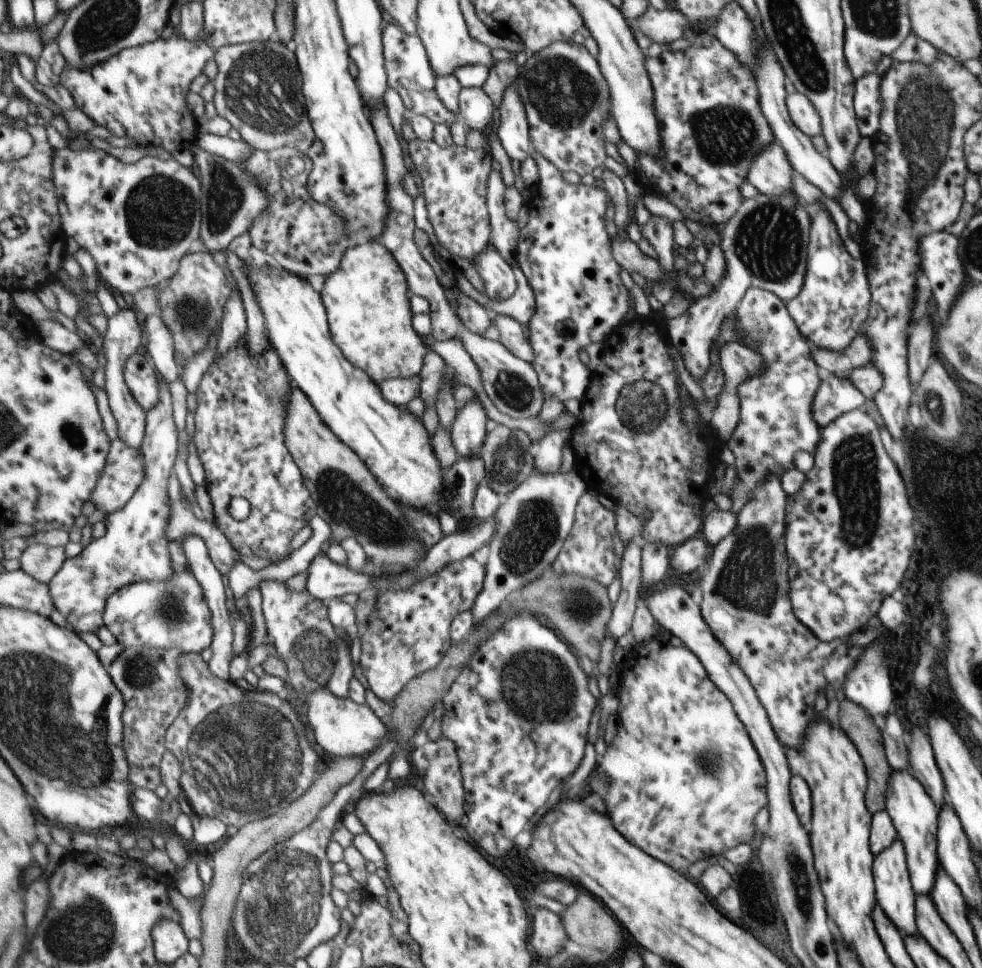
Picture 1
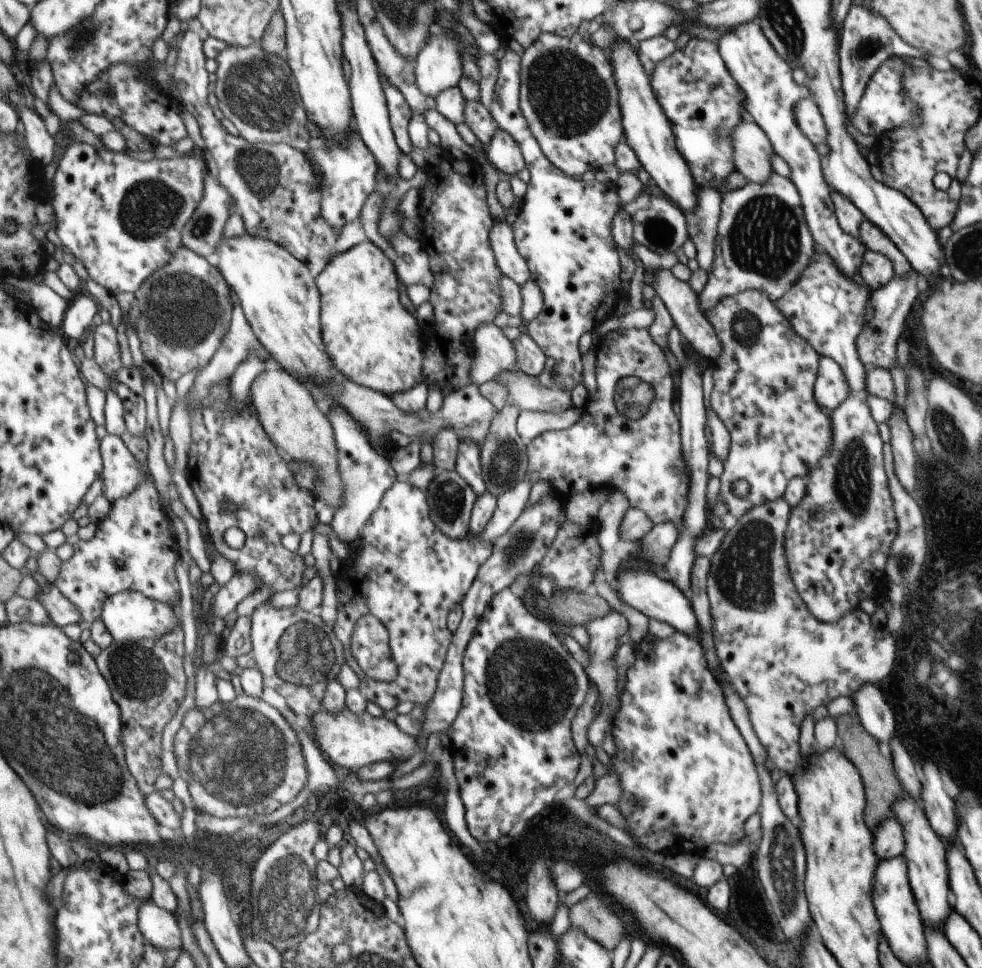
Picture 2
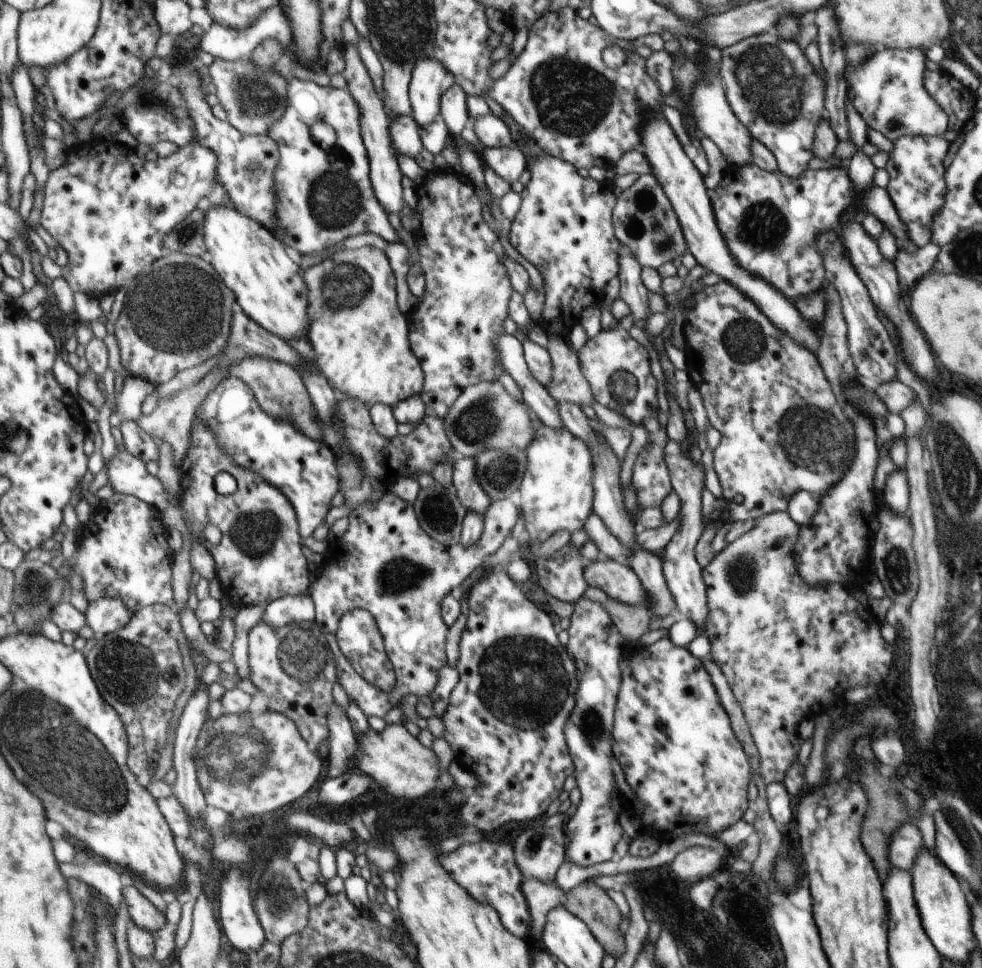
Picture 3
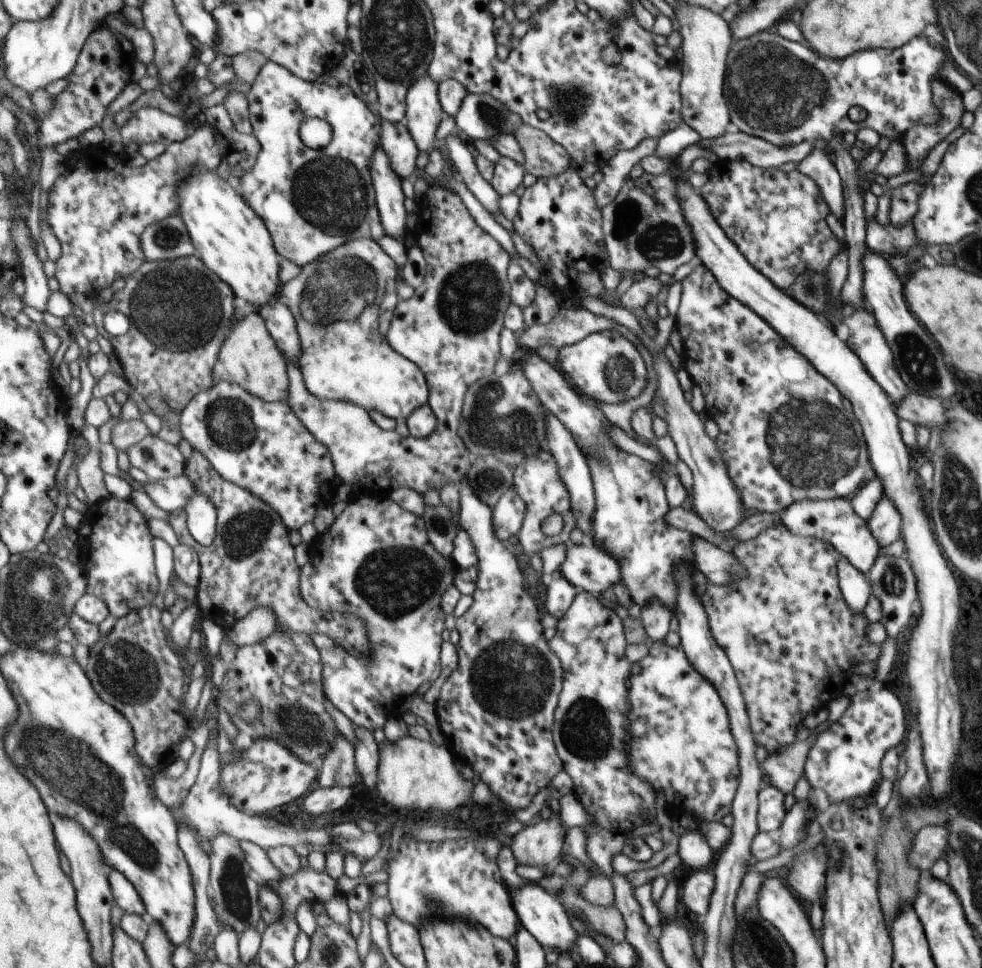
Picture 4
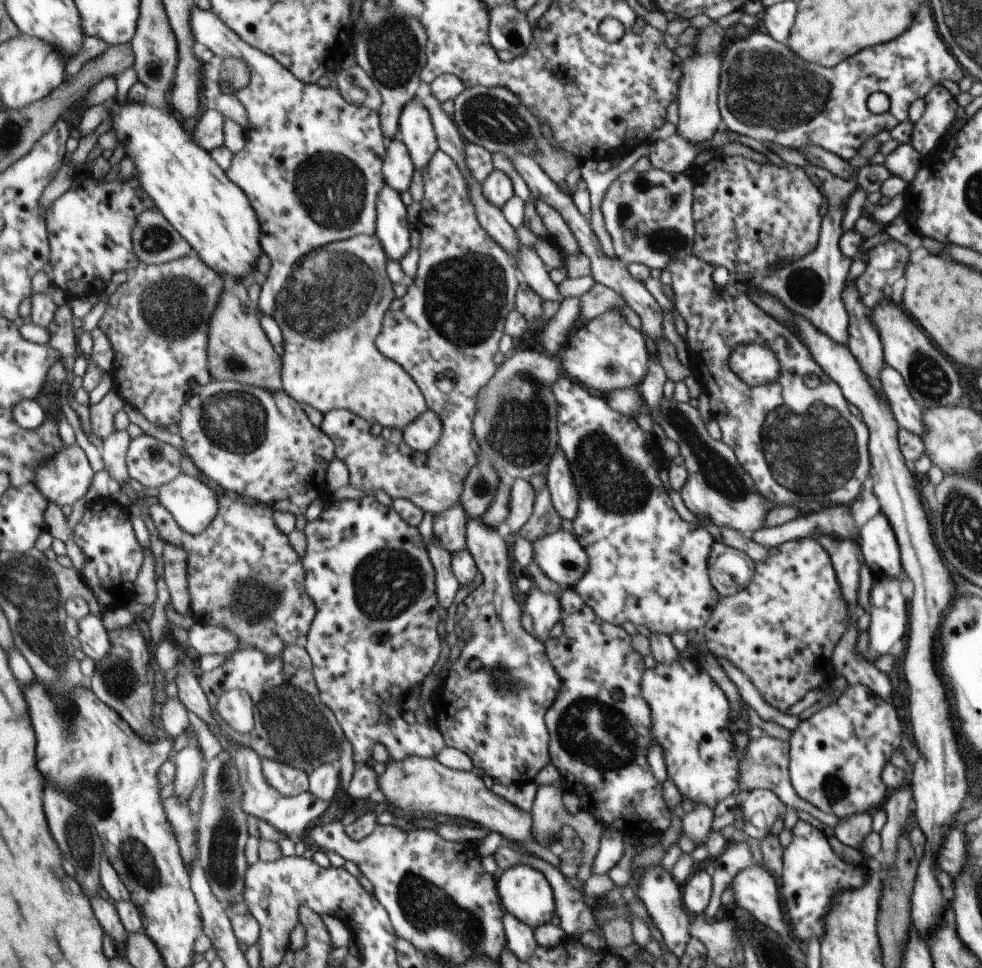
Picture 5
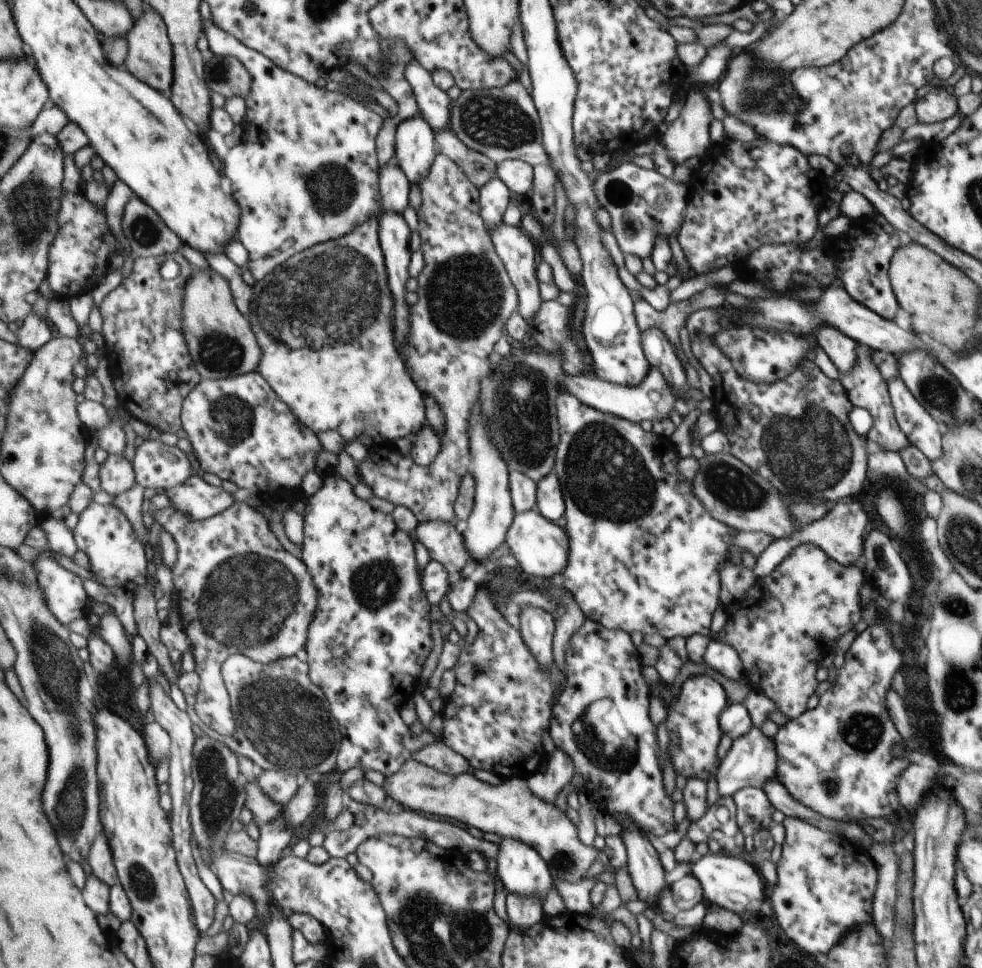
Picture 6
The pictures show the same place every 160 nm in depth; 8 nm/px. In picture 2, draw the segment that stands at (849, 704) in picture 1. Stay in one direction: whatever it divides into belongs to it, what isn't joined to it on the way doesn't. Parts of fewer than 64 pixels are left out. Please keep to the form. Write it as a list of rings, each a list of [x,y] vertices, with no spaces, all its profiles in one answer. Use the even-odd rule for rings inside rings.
[[[834,711],[832,716],[836,724],[838,739],[842,744],[841,751],[857,768],[864,780],[865,796],[869,796],[869,804],[865,804],[864,823],[869,824],[869,828],[875,828],[879,821],[892,816],[889,806],[892,806],[895,799],[903,796],[903,790],[901,790],[901,786],[897,784],[897,780],[893,776],[891,759],[881,756],[881,752],[877,748],[877,740],[864,729],[859,717],[845,712],[836,713]]]

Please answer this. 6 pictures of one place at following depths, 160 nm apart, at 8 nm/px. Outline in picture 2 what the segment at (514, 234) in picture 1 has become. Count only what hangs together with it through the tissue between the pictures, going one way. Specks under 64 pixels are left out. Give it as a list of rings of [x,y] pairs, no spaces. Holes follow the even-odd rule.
[[[504,218],[493,224],[491,241],[501,274],[509,277],[519,287],[523,285],[528,279],[529,271],[514,245],[512,226]]]

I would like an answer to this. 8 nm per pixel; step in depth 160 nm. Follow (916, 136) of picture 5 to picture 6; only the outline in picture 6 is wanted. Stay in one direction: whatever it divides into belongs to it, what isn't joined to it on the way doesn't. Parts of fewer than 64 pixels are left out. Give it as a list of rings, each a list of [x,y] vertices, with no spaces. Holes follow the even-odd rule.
[[[933,87],[917,99],[914,110],[917,122],[930,125],[937,121],[945,121],[945,118],[953,116],[958,108],[955,108],[955,98],[947,94],[943,87]]]

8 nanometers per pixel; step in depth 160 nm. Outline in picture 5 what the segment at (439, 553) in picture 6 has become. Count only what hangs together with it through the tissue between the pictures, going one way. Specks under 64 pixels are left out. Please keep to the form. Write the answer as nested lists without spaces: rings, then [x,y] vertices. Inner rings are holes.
[[[458,502],[455,506],[434,515],[433,534],[452,554],[466,548],[465,523],[467,514]]]

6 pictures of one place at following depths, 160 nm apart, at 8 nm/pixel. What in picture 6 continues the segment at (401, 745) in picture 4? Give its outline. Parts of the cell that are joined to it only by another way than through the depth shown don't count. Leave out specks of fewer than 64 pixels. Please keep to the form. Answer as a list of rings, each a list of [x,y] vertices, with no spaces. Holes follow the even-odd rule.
[[[409,759],[404,767],[383,782],[384,788],[397,805],[420,813],[439,814],[455,818],[465,826],[473,826],[483,832],[493,832],[502,839],[515,839],[529,845],[545,860],[552,878],[576,883],[588,875],[587,870],[597,857],[598,850],[579,842],[577,831],[565,813],[553,803],[537,798],[526,784],[526,780],[513,777],[498,785],[489,785],[469,772],[455,776],[439,772],[423,762]]]

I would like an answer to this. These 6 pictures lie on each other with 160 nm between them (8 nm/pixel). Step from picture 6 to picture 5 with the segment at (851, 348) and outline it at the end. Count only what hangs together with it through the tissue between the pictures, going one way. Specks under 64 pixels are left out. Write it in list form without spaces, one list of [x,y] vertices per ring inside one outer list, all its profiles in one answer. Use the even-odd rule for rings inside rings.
[[[811,163],[802,166],[802,169],[804,172],[809,172],[809,176],[813,176],[812,183],[820,189],[826,200],[819,244],[808,255],[802,256],[800,259],[793,259],[790,263],[783,265],[779,271],[773,272],[771,276],[757,278],[754,287],[758,291],[772,294],[789,310],[811,320],[819,332],[826,334],[831,340],[845,345],[848,337],[848,316],[840,292],[844,287],[847,269],[852,260],[841,254],[837,247],[837,241],[842,235],[841,221],[844,215],[844,204],[850,192],[854,190],[856,181],[853,178],[843,180],[840,176],[832,175],[831,172]]]

